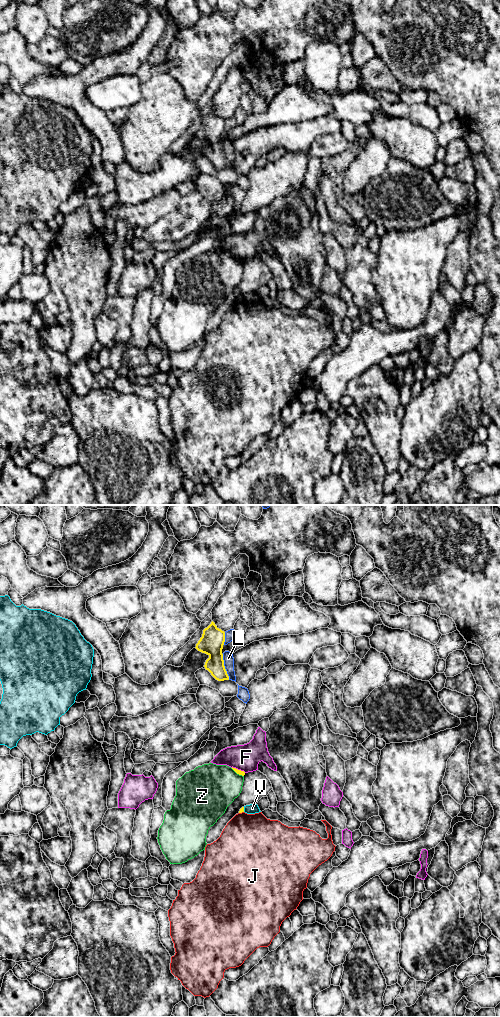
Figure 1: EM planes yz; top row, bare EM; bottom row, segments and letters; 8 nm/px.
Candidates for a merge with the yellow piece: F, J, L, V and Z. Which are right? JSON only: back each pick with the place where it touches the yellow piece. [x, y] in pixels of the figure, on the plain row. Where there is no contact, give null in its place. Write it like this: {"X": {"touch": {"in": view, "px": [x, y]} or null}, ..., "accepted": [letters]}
{"accepted": []}

